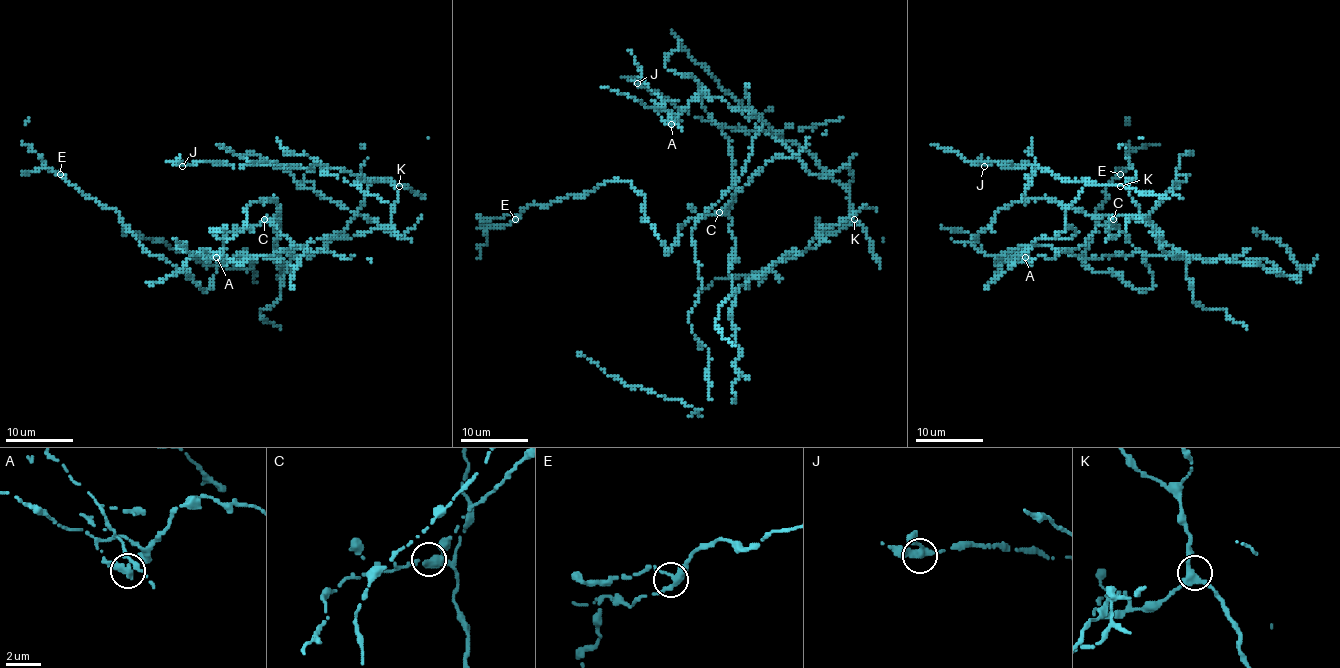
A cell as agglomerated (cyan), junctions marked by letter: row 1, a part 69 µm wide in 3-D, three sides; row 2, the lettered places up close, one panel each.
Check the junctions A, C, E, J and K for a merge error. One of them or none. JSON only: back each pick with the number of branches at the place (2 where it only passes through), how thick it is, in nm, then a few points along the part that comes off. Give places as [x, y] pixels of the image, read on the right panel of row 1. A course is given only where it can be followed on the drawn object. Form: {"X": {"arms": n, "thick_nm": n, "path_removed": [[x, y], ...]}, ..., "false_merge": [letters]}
{"A": {"arms": 3, "thick_nm": 280, "path_removed": [[1024, 256], [1021, 261], [999, 261], [972, 244], [950, 239]]}, "false_merge": ["A"]}

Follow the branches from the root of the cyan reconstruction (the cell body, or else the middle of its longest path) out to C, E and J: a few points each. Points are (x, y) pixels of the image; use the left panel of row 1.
C: (379, 179), (342, 231), (320, 251), (288, 263), (275, 250), (276, 214), (264, 219)
E: (379, 179), (342, 231), (288, 263), (275, 250), (276, 214), (236, 228), (204, 291), (60, 174)
J: (379, 179), (397, 184), (363, 181), (348, 171), (323, 166), (320, 174), (286, 164), (182, 166)

